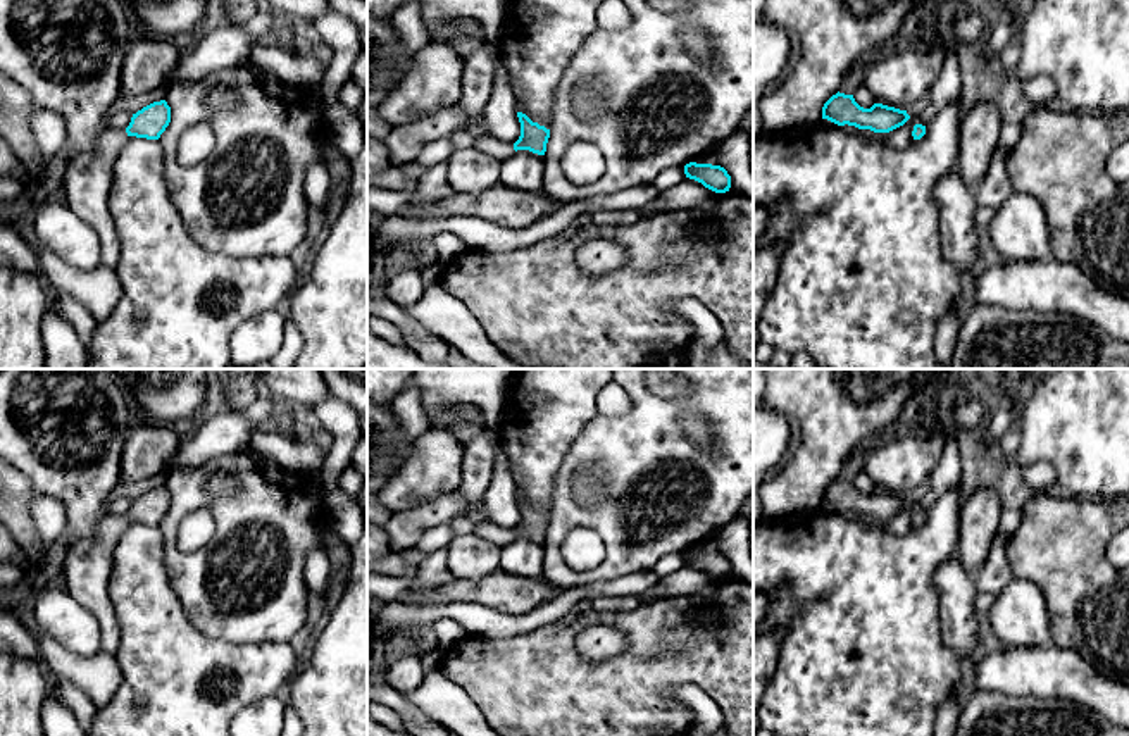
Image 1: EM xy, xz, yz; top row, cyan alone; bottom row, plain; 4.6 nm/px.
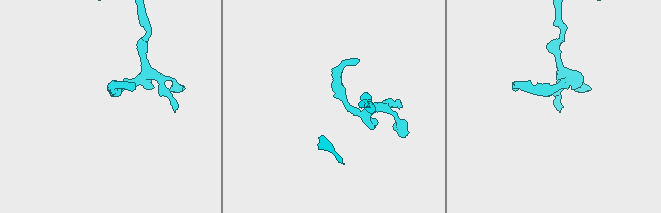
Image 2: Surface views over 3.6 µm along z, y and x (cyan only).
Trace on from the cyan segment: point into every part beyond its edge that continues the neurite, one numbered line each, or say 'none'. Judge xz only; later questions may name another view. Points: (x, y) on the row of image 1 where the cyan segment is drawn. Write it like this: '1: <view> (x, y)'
1: xz (490, 145)

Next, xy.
1: xy (88, 176)

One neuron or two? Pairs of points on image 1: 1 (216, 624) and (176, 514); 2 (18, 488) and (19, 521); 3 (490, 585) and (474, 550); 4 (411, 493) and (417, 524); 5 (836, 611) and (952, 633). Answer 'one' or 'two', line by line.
1: one
2: one
3: two
4: two
5: two

